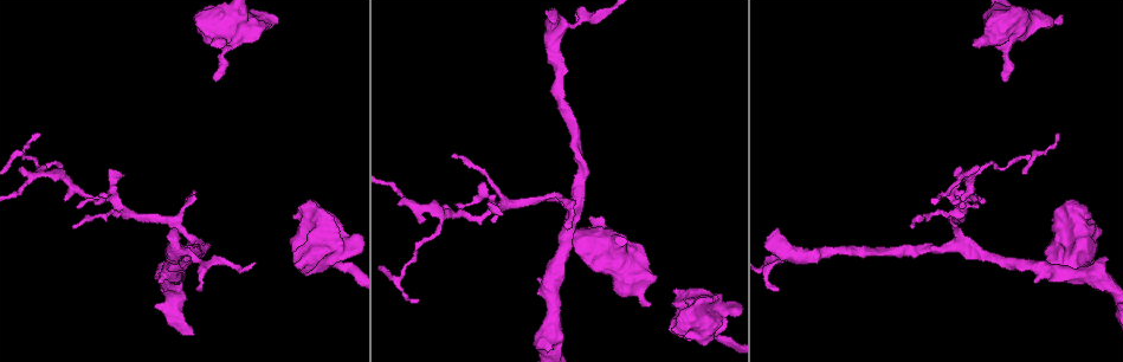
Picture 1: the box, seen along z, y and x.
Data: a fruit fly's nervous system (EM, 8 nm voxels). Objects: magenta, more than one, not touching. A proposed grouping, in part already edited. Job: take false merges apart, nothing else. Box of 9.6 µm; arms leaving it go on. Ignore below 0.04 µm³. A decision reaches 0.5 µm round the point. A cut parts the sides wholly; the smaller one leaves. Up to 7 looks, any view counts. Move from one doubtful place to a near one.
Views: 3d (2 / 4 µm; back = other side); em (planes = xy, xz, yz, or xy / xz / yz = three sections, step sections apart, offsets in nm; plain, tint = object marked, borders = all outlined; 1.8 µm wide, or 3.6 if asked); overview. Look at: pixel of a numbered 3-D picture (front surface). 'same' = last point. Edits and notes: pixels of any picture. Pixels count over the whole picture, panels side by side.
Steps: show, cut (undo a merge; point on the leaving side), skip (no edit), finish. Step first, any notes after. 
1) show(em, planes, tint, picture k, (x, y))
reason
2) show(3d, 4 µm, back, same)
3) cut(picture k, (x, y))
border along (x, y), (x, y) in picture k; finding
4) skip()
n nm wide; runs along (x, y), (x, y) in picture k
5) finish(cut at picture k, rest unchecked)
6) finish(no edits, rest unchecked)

show(em, 3.6 µm, planes, tint, picture 1, (233, 40))
sharp bend

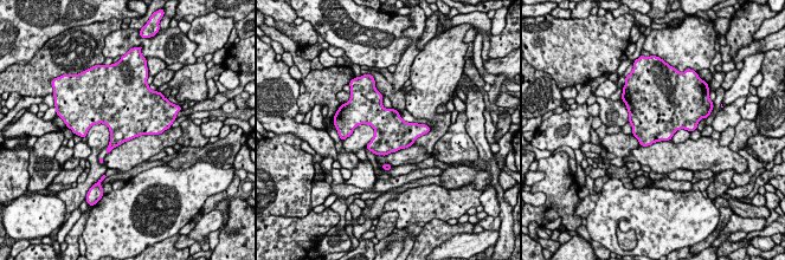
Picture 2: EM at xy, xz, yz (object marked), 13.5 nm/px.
skip()
continuous, no second cell

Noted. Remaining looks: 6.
show(3d, 4 µm, picture 1, (578, 206))
arms part here

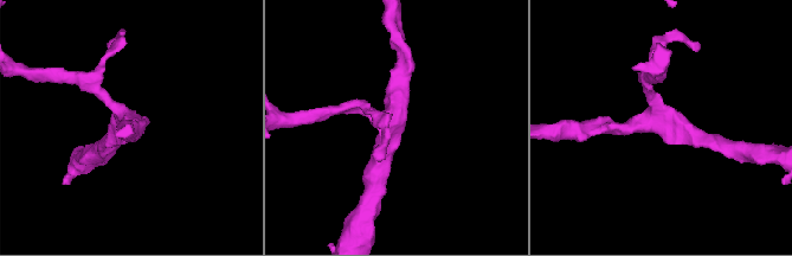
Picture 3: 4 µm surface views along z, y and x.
show(em, planes, tint, picture 3, (658, 119))
3 arms

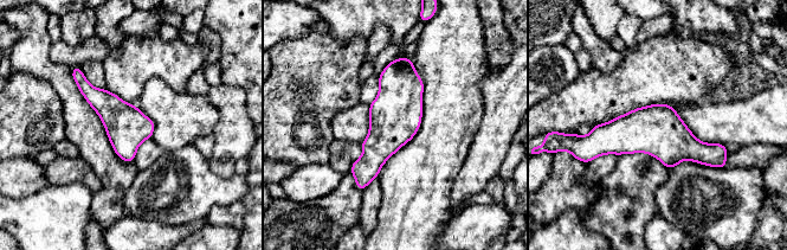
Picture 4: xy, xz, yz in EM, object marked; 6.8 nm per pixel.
skip()
runs along (591, 139), (668, 139), (724, 154) in picture 4; one cell here

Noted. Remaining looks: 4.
show(em, xy, step 4, tint, picture 1, (720, 340))

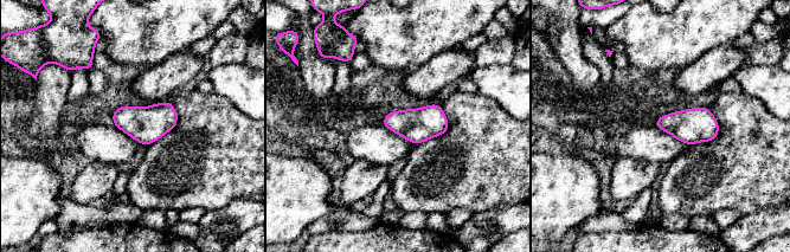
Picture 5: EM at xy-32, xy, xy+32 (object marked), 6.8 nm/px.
skip()
all the same cell

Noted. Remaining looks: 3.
finish(no edits, rest unchecked)

